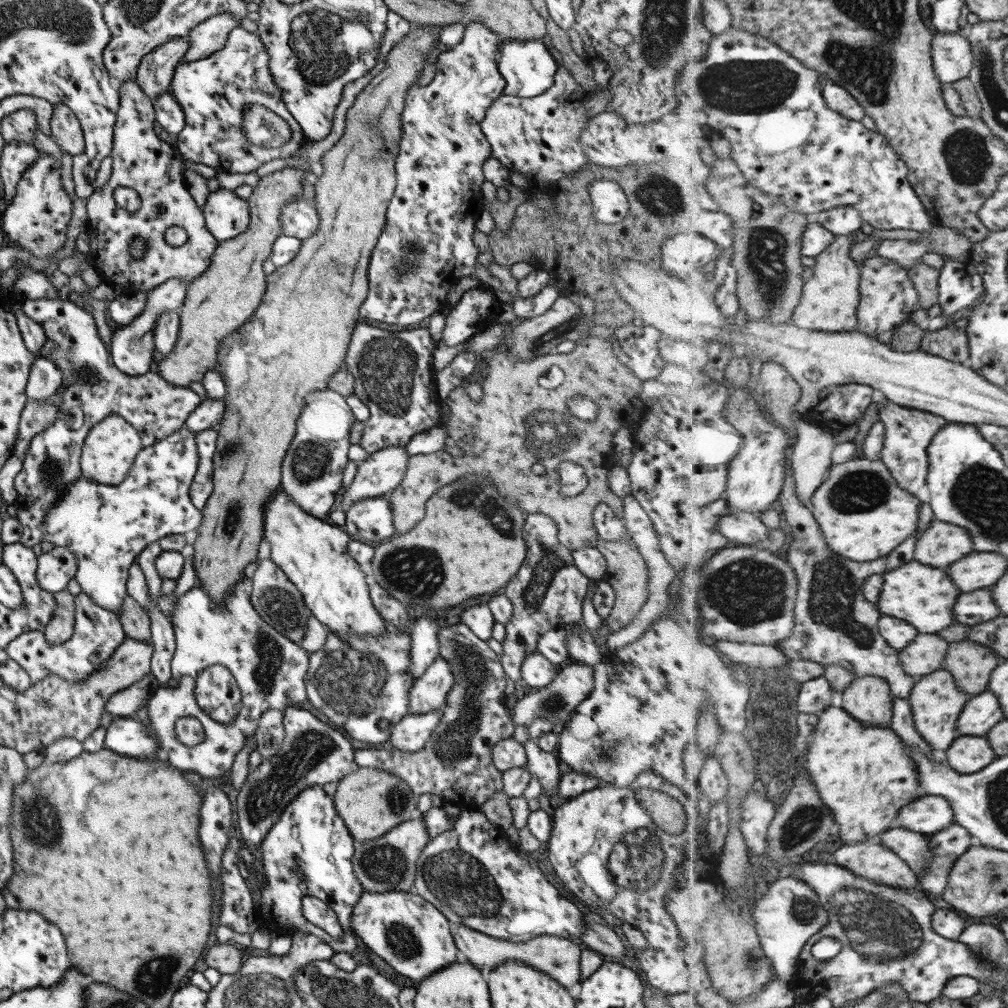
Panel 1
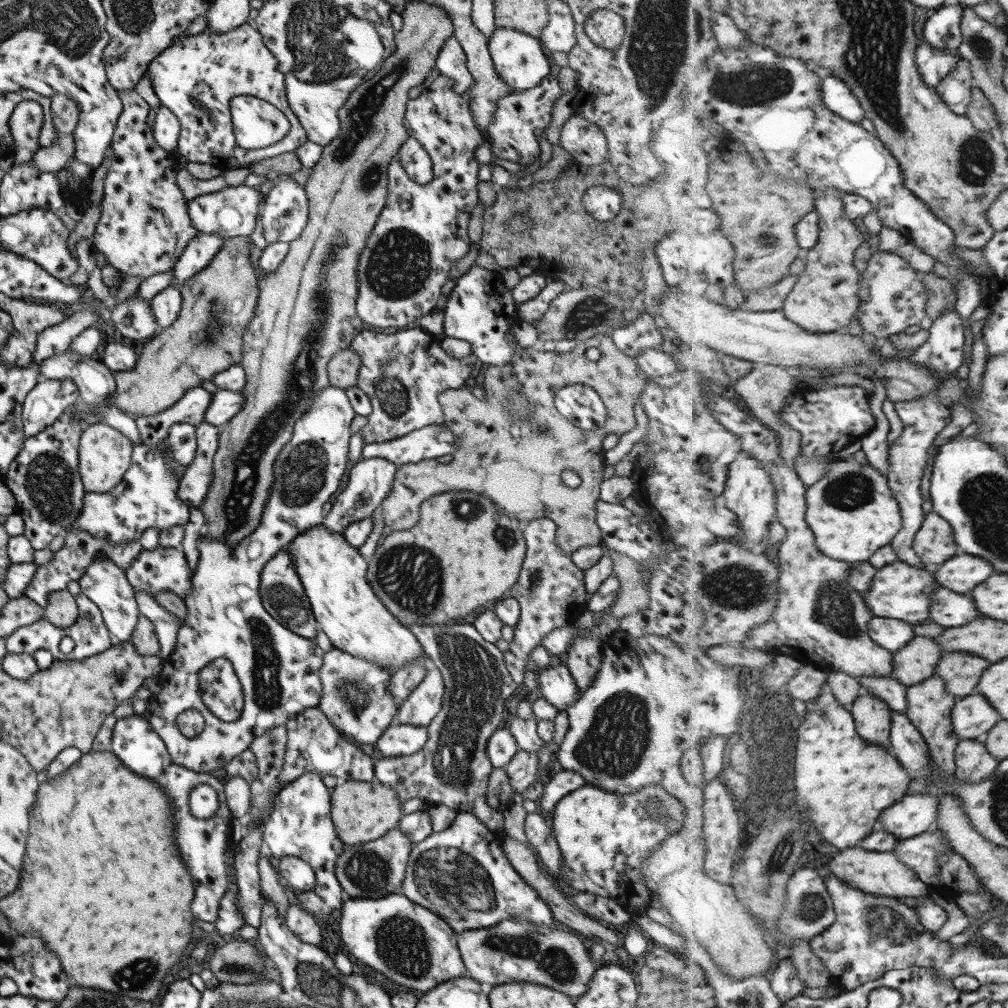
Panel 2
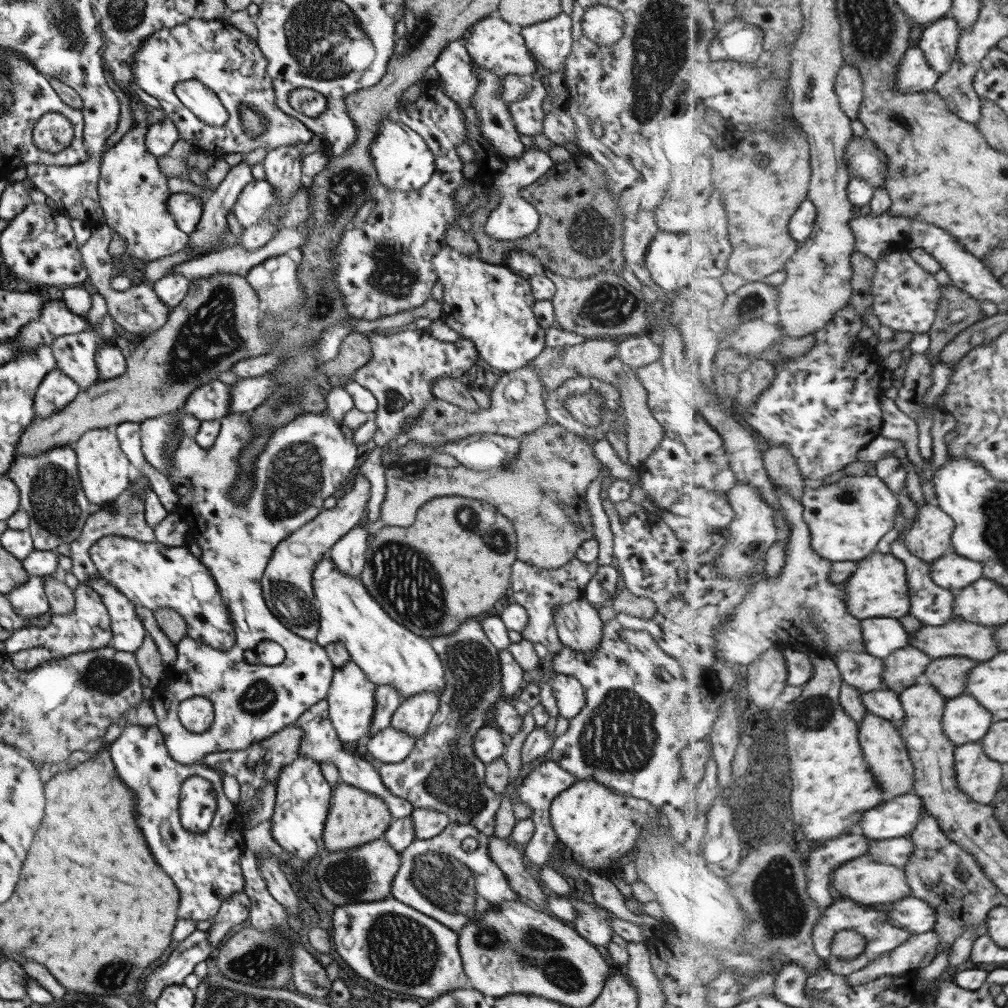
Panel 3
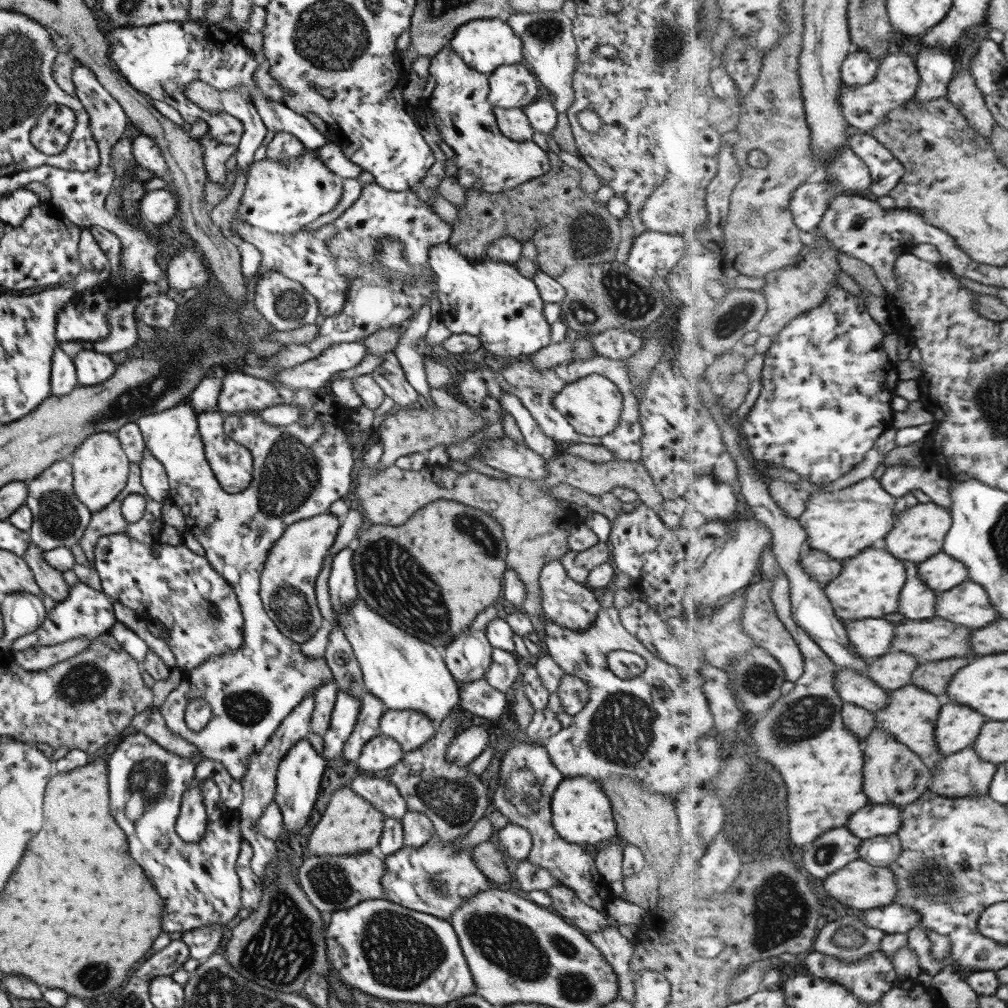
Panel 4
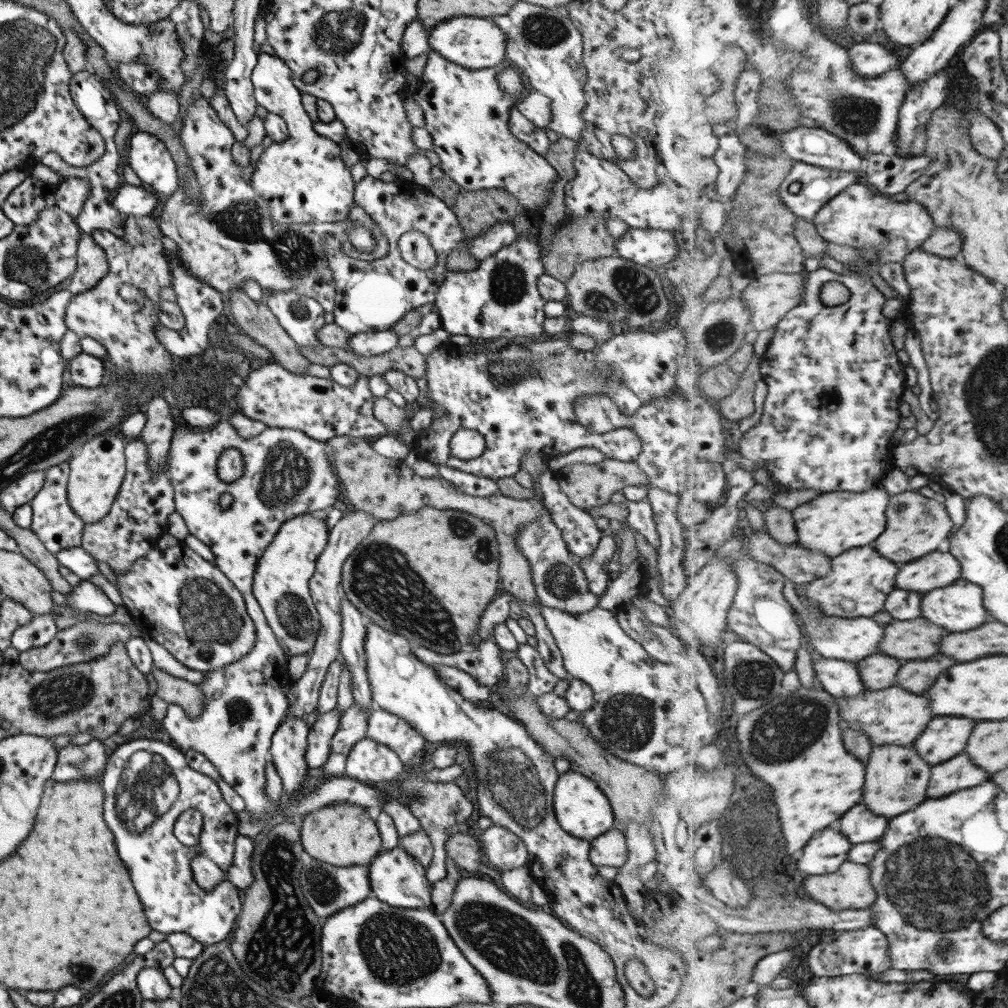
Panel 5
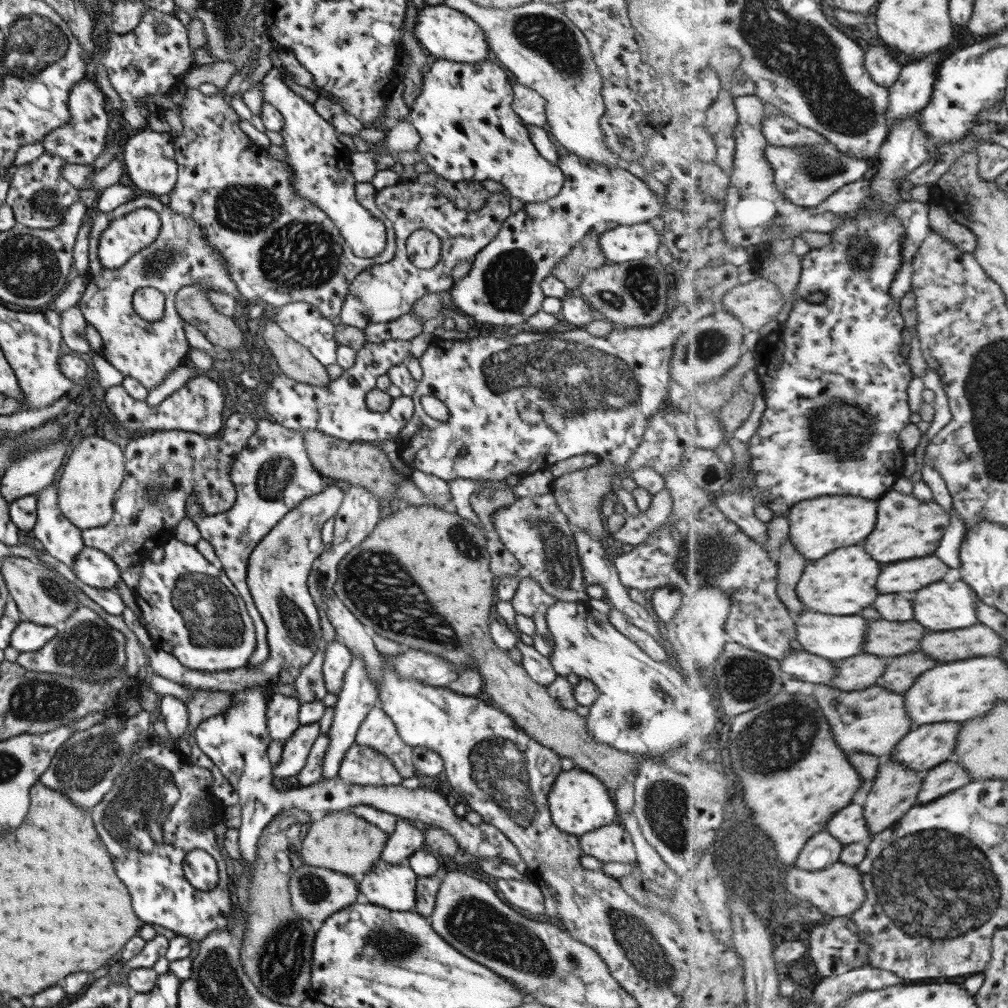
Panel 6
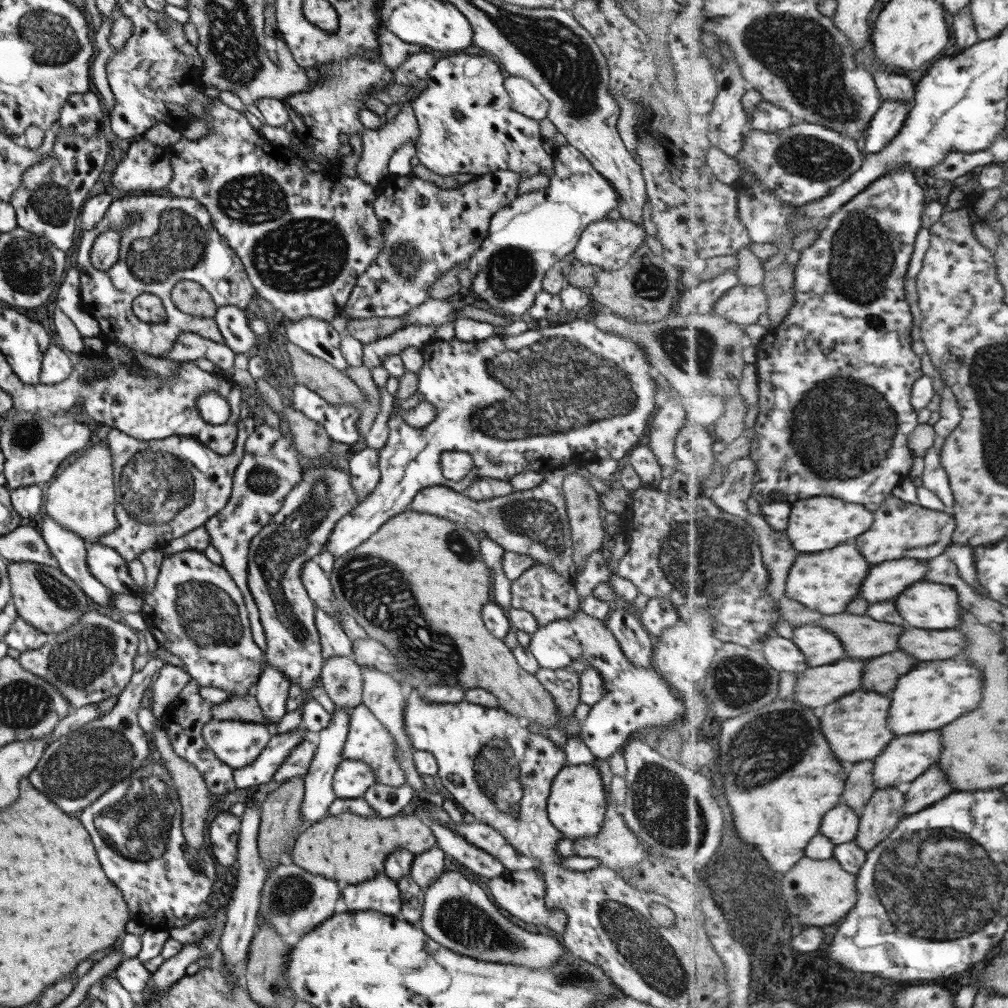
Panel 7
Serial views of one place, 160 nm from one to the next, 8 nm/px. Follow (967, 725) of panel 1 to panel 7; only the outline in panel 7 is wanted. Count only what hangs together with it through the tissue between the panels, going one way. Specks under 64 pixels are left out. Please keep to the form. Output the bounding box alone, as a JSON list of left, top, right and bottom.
[874,730,943,790]

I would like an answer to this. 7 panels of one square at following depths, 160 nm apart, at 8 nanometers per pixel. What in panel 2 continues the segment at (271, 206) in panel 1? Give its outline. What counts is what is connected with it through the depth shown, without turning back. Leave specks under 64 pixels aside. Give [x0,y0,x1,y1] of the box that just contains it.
[106,237,258,418]

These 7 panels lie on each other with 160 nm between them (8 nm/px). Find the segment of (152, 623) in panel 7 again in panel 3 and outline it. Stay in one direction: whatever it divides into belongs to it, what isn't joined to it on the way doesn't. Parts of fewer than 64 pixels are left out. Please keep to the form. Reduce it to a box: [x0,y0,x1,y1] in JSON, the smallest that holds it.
[88,535,235,652]

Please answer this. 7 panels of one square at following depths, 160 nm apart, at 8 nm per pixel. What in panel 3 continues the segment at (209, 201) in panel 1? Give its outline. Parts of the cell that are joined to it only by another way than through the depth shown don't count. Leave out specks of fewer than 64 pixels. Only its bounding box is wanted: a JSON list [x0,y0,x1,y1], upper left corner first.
[165,180,277,234]

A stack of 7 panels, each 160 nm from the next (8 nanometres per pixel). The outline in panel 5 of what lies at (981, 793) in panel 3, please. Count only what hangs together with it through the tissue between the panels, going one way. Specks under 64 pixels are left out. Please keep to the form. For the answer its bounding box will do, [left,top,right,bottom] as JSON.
[928,753,991,798]

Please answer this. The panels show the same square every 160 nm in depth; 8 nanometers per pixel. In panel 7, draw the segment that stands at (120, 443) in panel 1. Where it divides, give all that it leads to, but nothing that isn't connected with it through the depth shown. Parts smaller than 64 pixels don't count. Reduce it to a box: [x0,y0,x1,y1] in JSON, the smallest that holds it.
[45,445,117,545]

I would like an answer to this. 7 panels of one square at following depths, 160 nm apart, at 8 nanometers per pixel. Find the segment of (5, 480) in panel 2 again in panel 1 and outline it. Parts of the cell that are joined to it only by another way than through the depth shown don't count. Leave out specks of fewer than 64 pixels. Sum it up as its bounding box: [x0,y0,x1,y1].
[12,298,202,548]

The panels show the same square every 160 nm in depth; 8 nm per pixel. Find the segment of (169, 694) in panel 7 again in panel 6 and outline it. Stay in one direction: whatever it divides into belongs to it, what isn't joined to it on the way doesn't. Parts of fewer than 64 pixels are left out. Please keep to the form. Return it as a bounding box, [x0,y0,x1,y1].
[145,485,344,692]

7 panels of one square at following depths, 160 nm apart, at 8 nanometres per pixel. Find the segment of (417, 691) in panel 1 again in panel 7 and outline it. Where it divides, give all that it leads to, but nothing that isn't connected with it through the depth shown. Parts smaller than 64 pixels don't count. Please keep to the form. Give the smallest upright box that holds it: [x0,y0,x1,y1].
[341,703,405,787]

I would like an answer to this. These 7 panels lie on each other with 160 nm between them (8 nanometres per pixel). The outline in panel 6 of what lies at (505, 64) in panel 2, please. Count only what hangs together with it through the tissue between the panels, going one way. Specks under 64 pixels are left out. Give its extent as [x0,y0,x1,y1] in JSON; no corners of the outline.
[413,4,488,64]

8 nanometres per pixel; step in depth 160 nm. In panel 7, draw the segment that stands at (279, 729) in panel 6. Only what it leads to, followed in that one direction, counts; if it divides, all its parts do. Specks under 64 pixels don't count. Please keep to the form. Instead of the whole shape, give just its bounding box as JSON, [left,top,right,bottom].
[251,664,290,725]

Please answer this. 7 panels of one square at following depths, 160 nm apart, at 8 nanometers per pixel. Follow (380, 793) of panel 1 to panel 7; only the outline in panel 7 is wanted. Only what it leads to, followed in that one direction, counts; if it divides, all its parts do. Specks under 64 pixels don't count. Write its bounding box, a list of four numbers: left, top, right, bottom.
[287,810,436,885]

